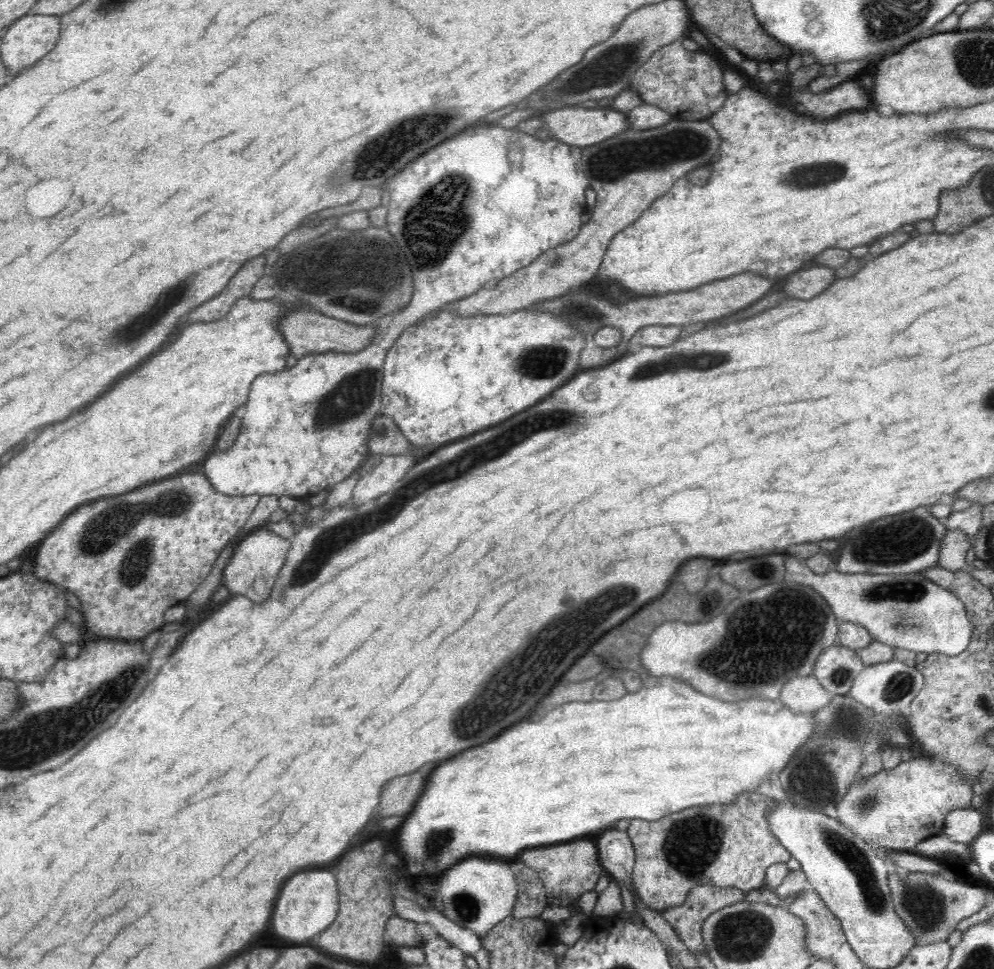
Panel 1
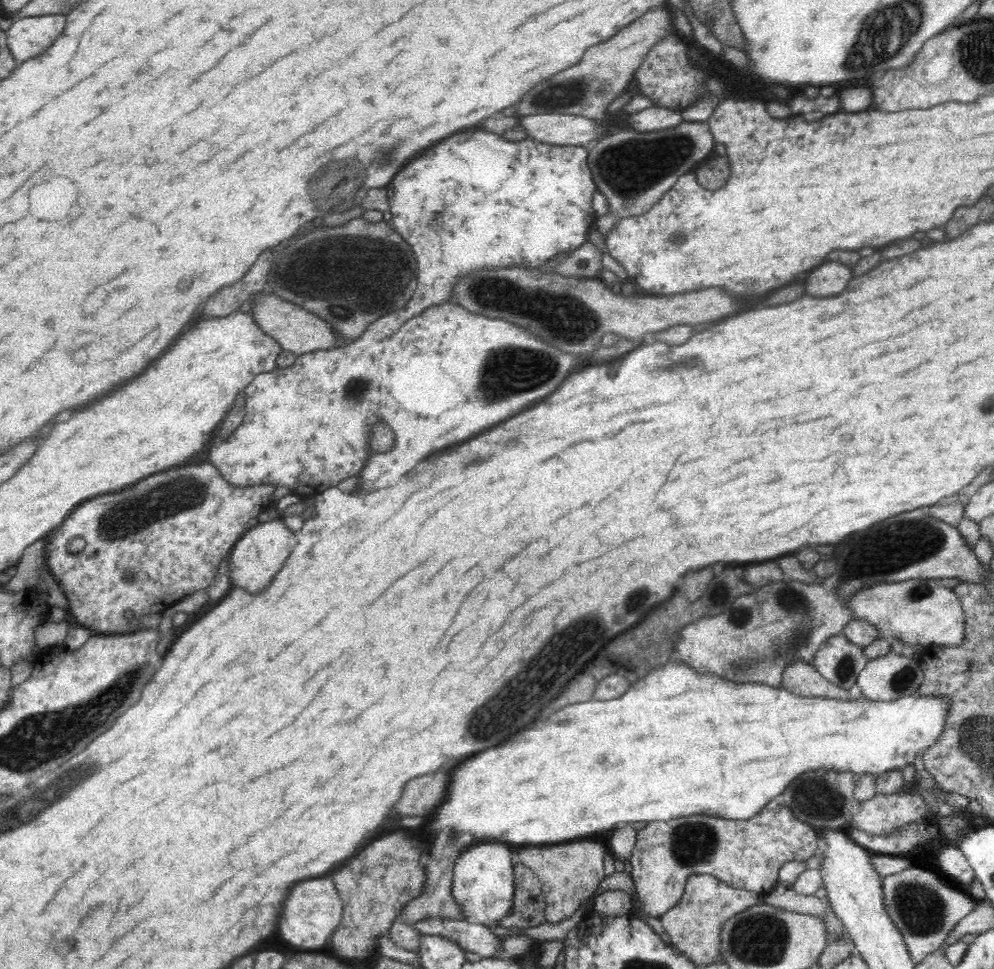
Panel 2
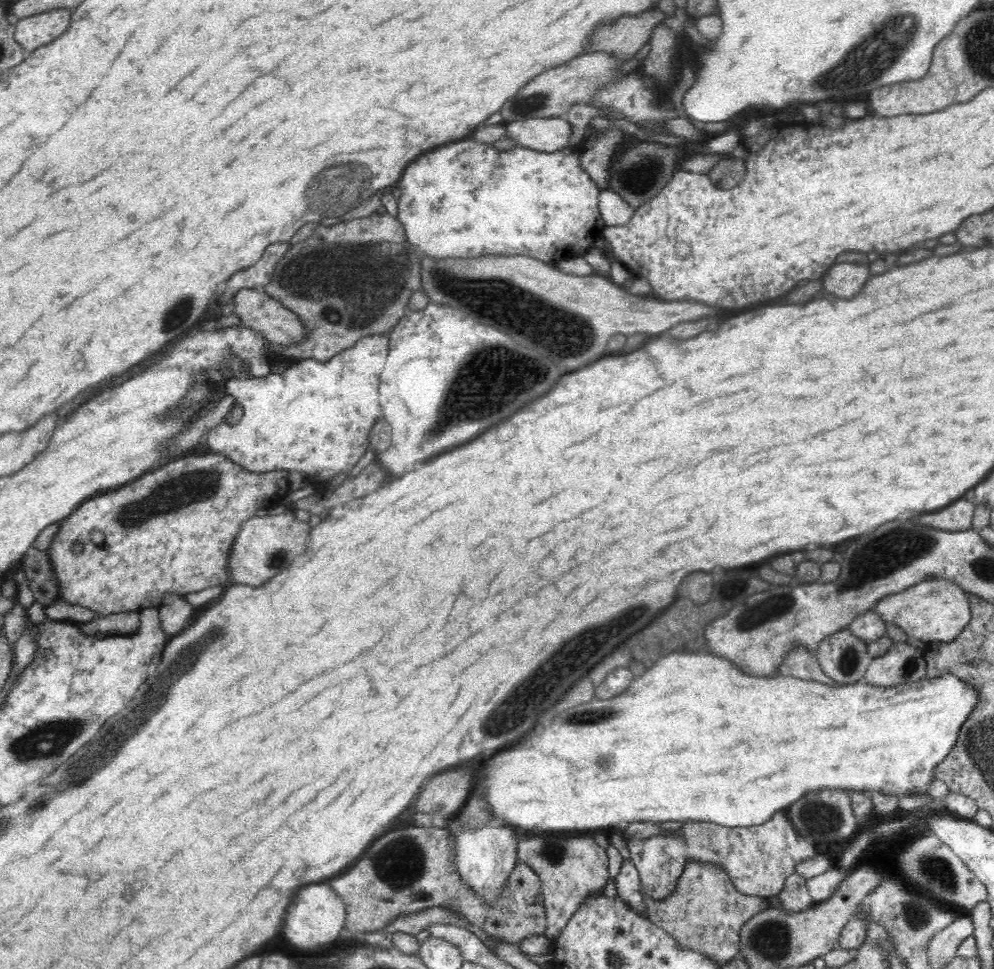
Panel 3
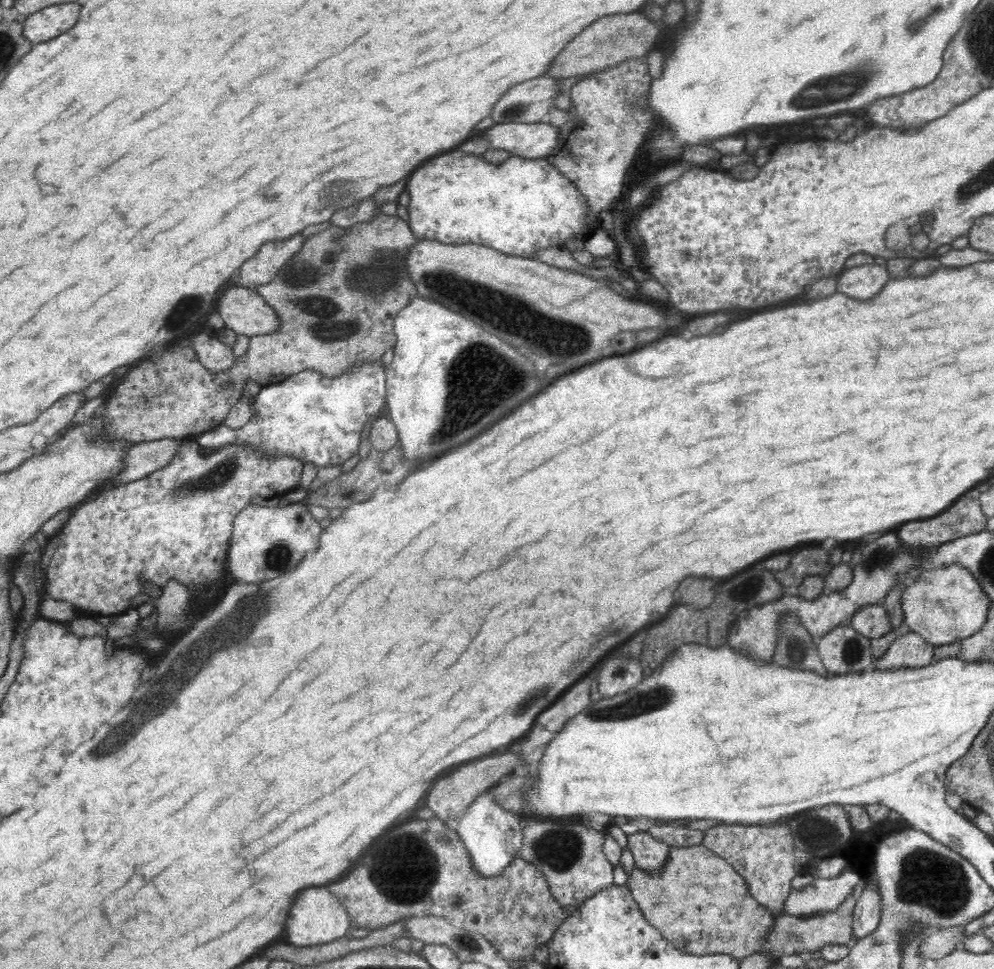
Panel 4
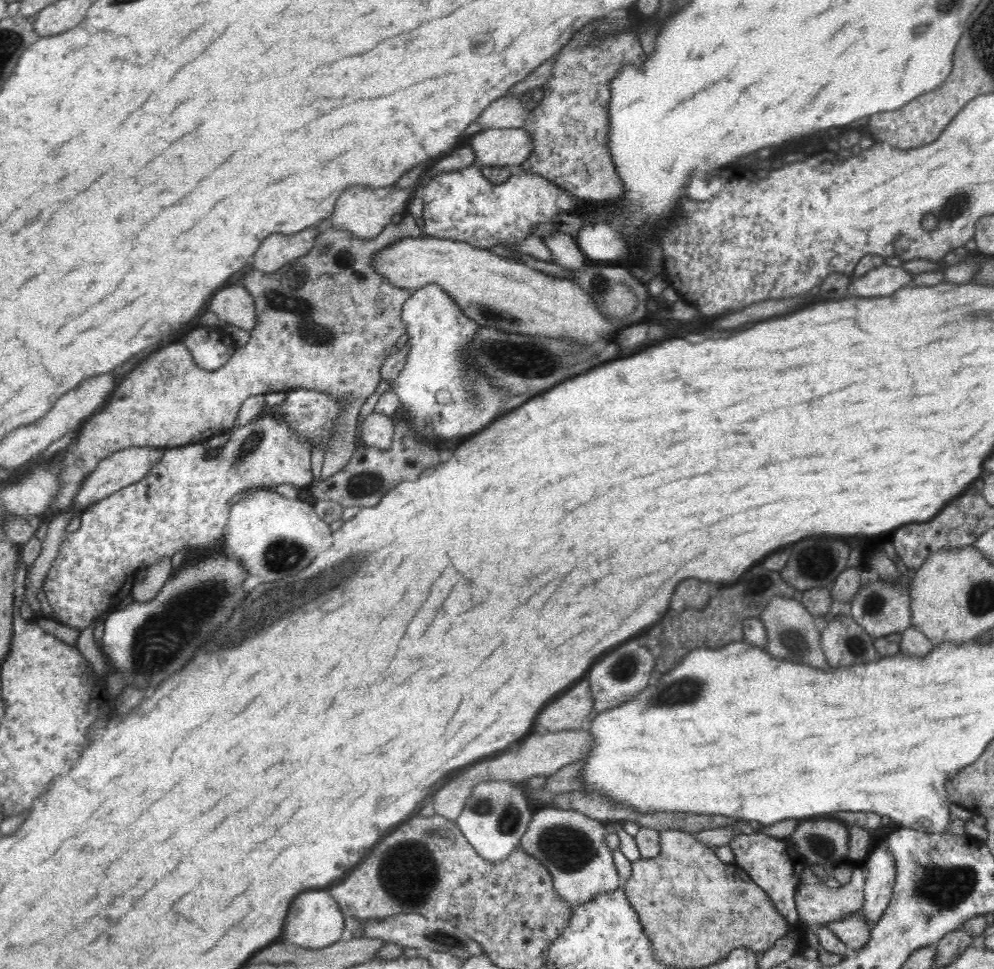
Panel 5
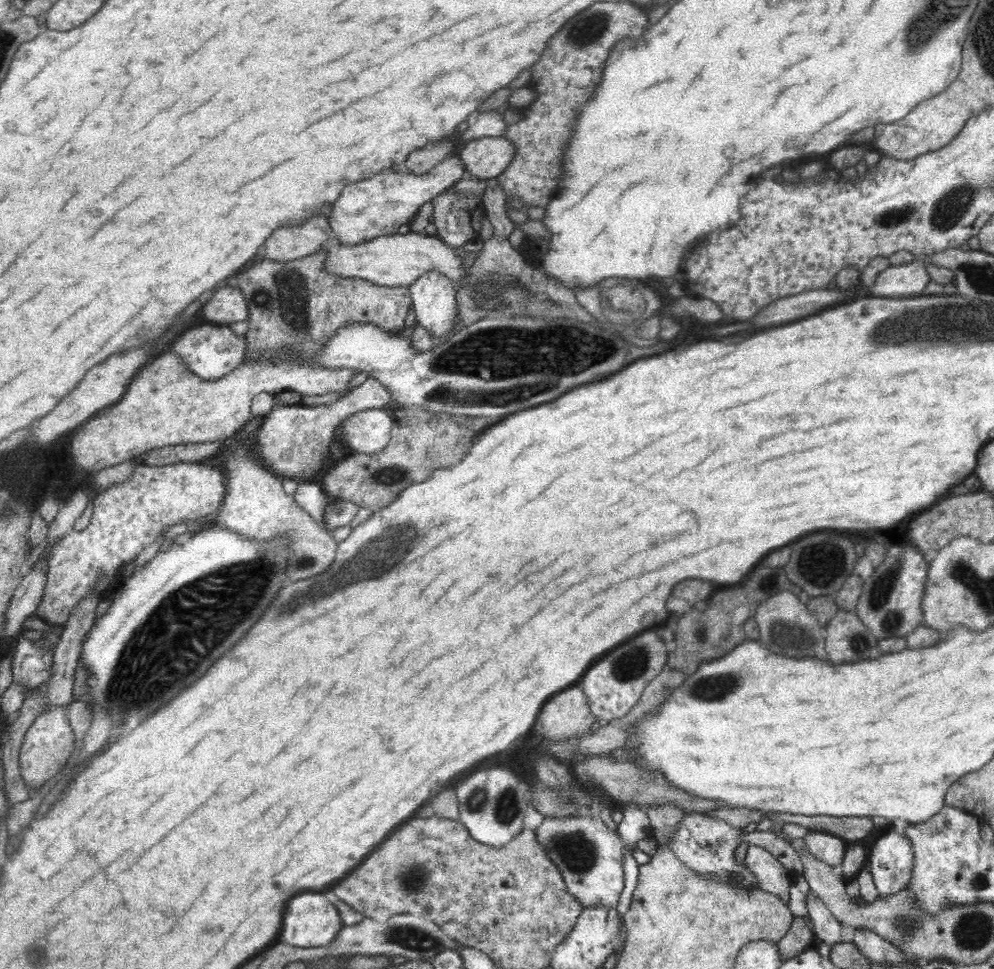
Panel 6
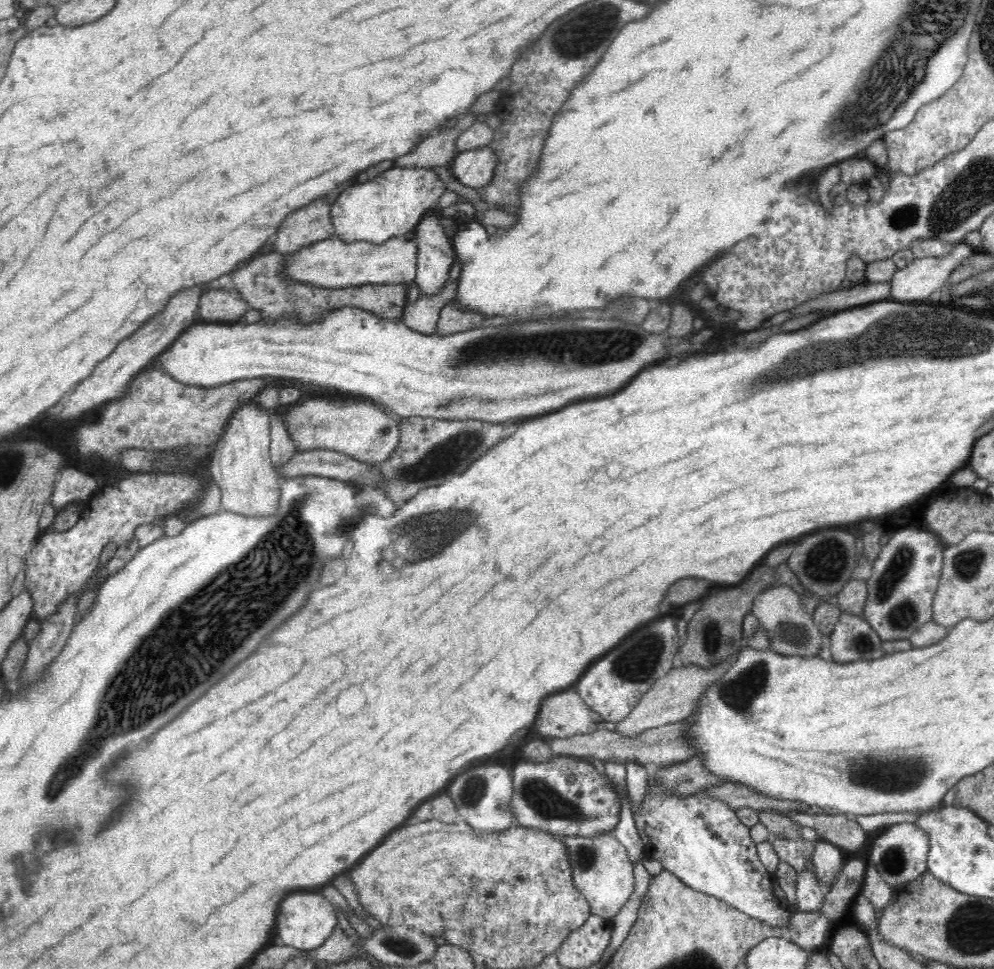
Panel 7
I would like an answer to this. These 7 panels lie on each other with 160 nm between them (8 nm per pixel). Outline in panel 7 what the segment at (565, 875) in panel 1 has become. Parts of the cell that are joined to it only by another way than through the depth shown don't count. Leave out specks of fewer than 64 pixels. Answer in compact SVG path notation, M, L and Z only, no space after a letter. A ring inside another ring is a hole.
M602 832L600 836L592 838L584 836L558 838L566 845L574 886L586 898L591 914L612 919L625 906L635 888L634 866L630 862L627 850L615 838L614 832Z

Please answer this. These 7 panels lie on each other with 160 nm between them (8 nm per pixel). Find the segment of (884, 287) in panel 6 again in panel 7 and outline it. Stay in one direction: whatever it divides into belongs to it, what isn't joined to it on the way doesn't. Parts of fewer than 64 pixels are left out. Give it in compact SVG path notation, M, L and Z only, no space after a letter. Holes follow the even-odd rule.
M955 243L950 250L950 254L942 257L915 258L904 268L898 269L889 280L890 299L902 303L922 302L929 298L933 292L945 286L950 273L964 263L968 257L976 254L978 250L966 245L966 243Z

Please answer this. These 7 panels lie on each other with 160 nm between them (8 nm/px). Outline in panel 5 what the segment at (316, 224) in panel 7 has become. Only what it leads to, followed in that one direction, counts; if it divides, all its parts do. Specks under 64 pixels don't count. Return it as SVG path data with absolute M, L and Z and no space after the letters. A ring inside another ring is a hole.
M312 225L294 234L268 236L258 247L258 252L252 256L250 270L271 273L282 265L304 256L314 246L318 233L320 232L316 225Z

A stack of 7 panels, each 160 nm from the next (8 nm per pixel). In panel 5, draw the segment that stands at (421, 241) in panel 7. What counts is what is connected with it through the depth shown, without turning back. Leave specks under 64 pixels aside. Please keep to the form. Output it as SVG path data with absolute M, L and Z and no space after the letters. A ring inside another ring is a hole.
M426 284L412 290L410 298L403 304L401 319L408 334L408 358L390 390L396 392L400 400L399 415L410 418L409 426L428 441L444 441L461 435L473 435L496 420L500 416L500 408L510 400L510 393L502 394L475 364L467 362L463 356L469 348L468 344L474 340L479 324L468 318L438 284Z

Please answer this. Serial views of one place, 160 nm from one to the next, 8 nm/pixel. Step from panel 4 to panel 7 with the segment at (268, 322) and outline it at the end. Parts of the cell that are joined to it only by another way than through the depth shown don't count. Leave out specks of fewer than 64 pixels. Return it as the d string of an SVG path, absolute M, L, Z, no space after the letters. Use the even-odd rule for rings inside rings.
M210 290L199 300L197 318L208 323L231 324L245 320L249 309L249 304L236 290Z

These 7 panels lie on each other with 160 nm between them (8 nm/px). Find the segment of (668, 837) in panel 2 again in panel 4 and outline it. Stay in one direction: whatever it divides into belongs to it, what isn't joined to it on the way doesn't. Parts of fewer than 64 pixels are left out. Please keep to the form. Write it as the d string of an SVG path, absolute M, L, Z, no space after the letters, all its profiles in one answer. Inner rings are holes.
M721 823L704 830L702 845L725 859L747 884L750 895L774 916L784 914L784 902L792 892L791 880L807 872L813 855L795 846L788 823L741 825ZM641 831L628 835L628 851L632 852L635 868L654 877L660 875L669 862L671 847Z

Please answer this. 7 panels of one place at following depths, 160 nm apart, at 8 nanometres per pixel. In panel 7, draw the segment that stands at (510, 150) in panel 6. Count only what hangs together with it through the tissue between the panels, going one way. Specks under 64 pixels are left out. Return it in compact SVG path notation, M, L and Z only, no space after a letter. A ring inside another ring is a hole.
M482 147L474 150L457 153L451 170L454 178L470 188L481 189L490 184L494 176L498 156L492 147Z

